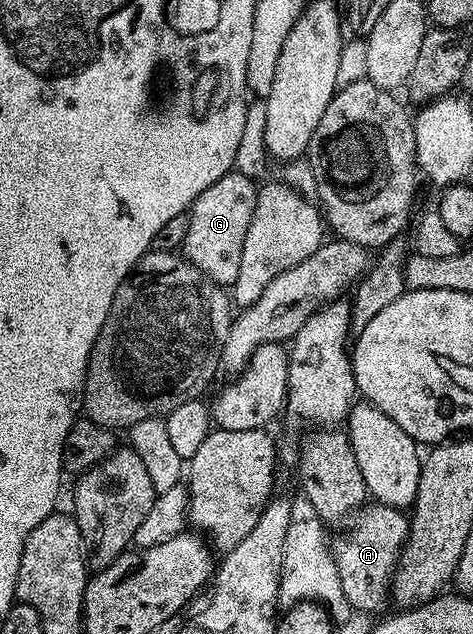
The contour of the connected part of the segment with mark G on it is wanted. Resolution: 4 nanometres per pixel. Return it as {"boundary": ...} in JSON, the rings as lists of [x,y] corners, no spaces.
{"boundary":[[[237,172],[224,175],[216,184],[204,188],[190,205],[187,235],[180,250],[185,261],[200,268],[223,288],[233,287],[240,272],[240,255],[244,252],[244,236],[248,236],[248,224],[252,224],[252,212],[256,212],[259,187],[255,179]]]}

